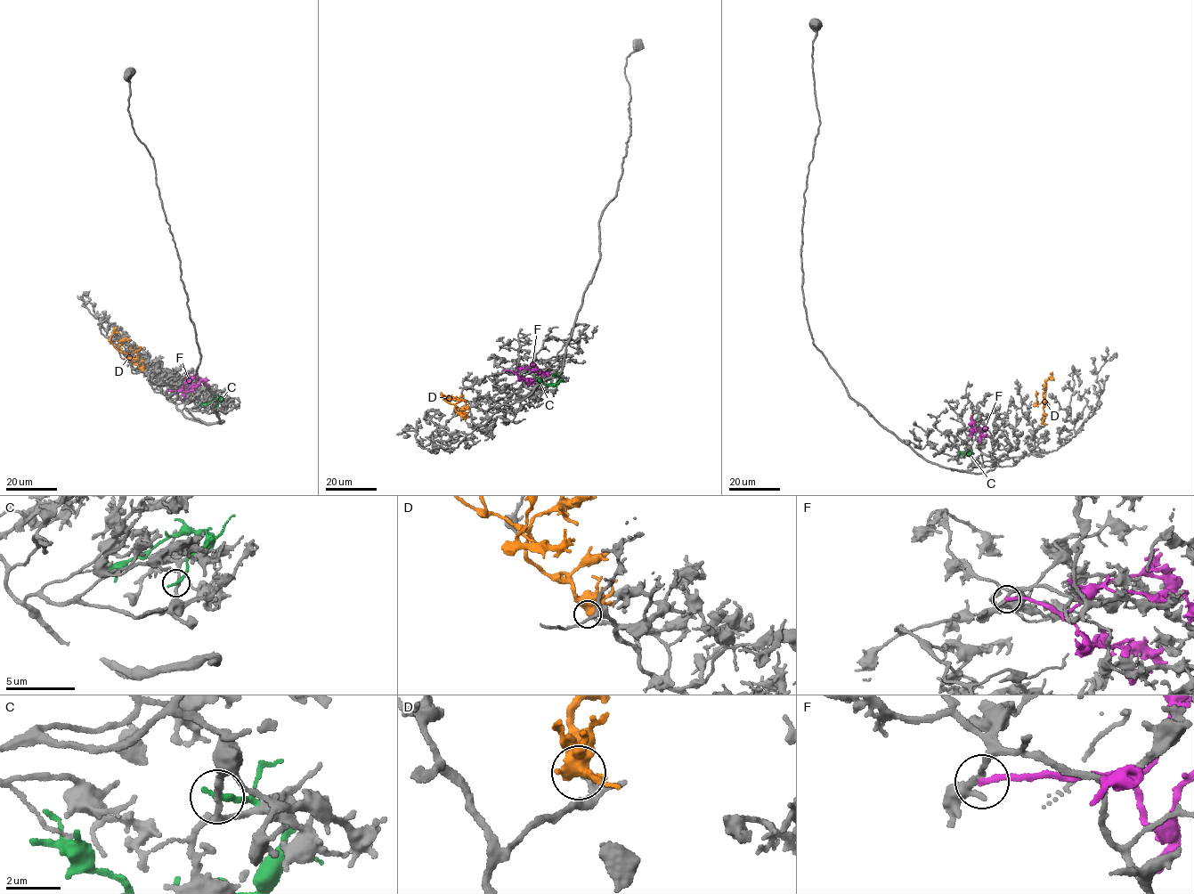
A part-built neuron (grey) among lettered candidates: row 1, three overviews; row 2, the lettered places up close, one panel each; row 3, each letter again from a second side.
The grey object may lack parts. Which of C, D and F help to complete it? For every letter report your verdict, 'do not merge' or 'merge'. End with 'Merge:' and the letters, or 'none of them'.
C: do not merge
D: merge
F: do not merge
Merge: D

